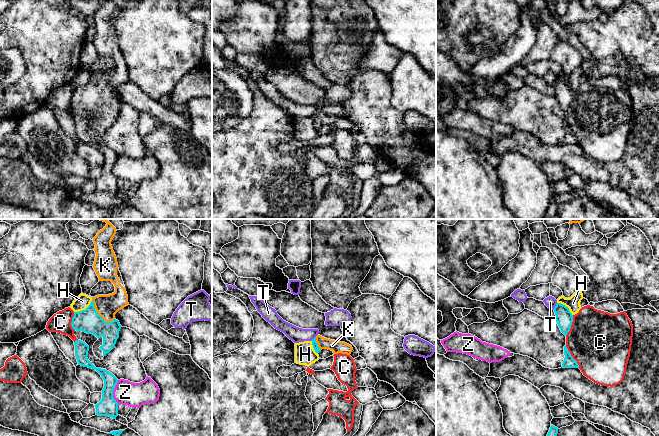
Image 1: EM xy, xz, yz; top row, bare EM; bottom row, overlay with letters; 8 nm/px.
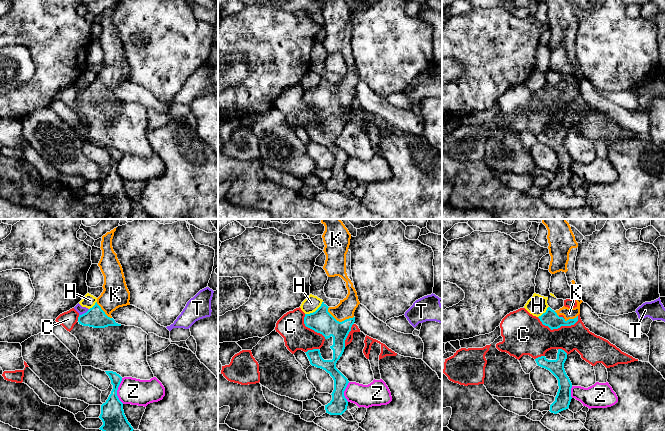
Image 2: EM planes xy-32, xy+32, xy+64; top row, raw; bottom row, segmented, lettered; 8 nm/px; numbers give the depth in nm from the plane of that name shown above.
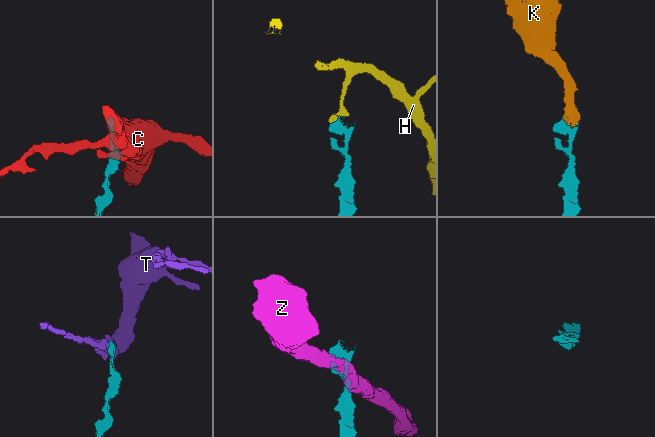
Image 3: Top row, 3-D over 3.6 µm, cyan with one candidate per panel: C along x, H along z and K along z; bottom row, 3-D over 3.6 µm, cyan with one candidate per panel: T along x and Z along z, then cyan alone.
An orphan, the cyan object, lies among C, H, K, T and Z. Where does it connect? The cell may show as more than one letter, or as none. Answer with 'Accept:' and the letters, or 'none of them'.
Accept: K

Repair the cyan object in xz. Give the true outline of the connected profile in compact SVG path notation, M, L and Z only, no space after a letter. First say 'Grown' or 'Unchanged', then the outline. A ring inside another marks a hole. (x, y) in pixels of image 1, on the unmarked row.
Grown. M320 111L312 115L312 121L316 129L319 129L322 125L328 125L334 130L342 129L350 131L353 126L352 122L345 118L330 116Z

